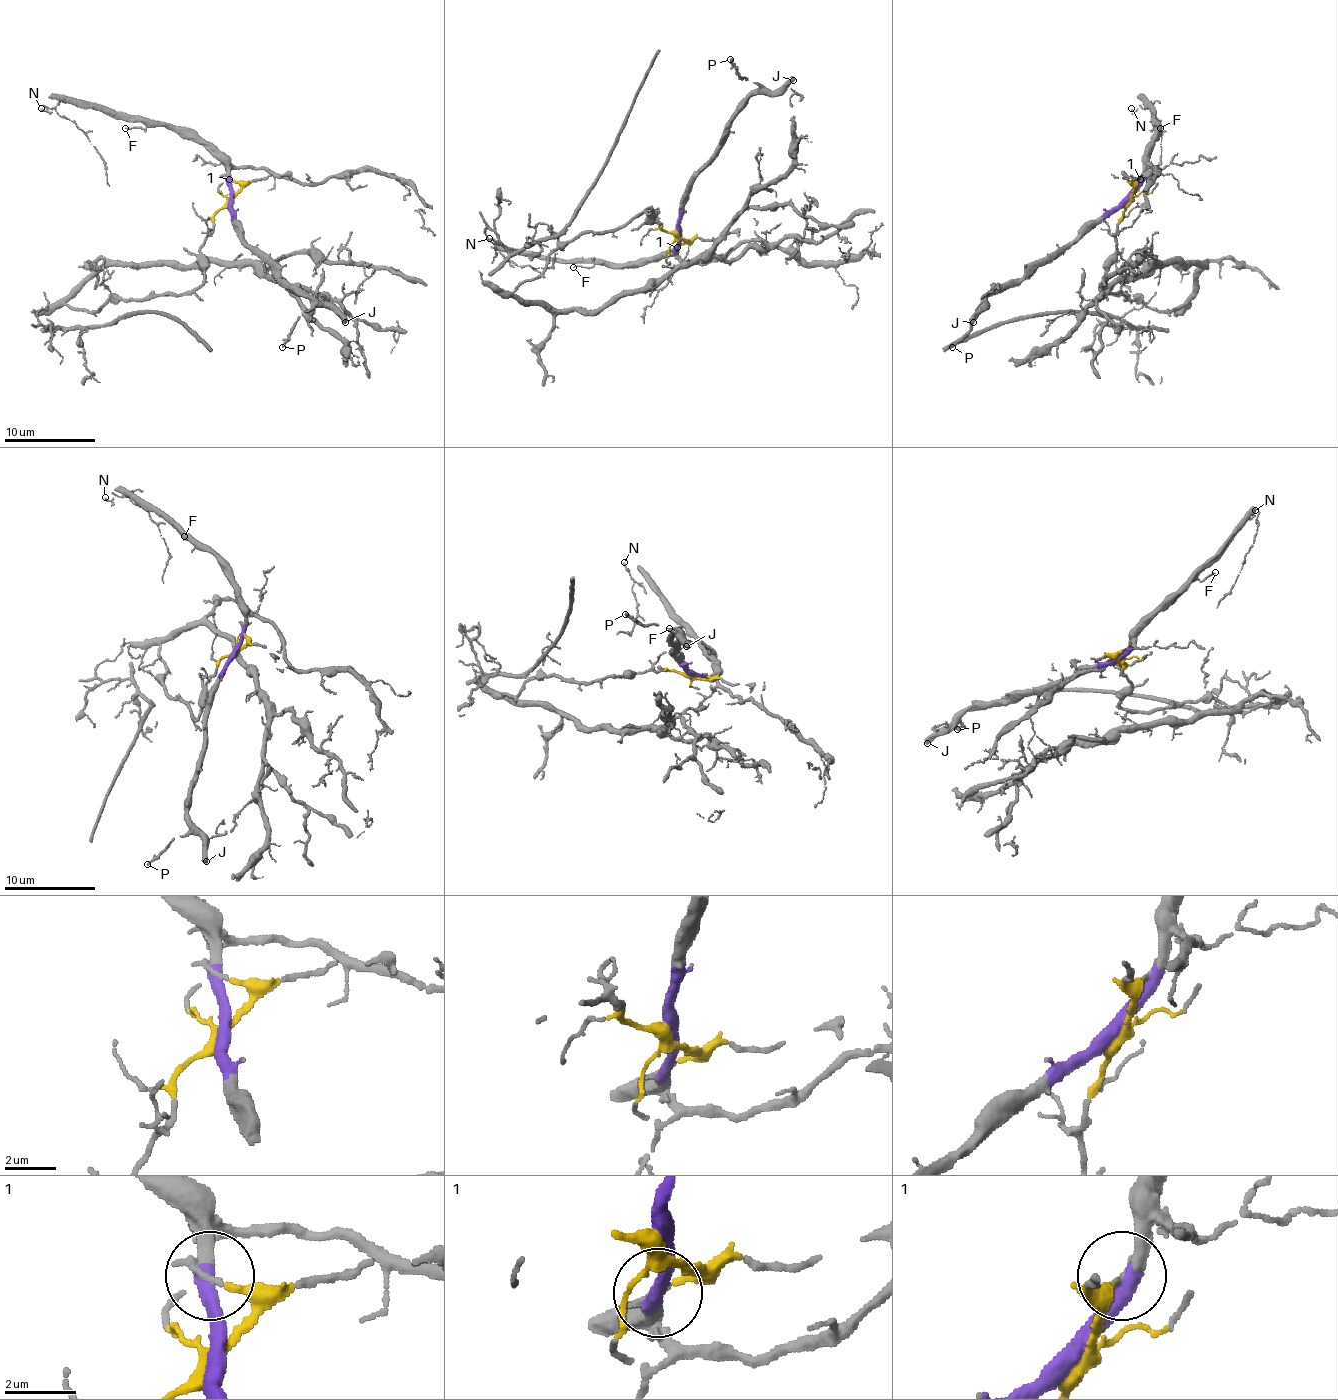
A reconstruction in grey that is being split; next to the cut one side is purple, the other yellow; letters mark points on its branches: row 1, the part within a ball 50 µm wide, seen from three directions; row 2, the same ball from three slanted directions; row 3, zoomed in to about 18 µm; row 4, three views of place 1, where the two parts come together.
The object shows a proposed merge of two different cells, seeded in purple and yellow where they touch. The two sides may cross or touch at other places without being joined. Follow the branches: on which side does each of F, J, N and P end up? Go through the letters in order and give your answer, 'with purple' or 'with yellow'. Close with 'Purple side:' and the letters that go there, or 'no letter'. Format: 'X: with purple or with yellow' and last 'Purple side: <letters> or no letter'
F: with purple
J: with purple
N: with purple
P: with purple
Purple side: F, J, N, P

